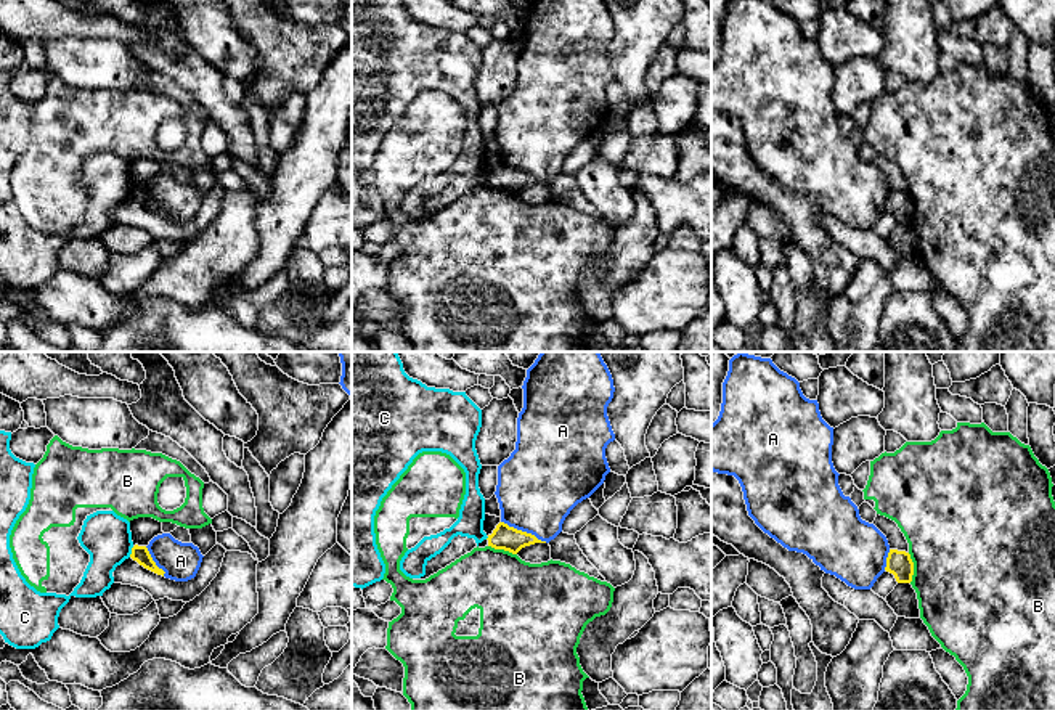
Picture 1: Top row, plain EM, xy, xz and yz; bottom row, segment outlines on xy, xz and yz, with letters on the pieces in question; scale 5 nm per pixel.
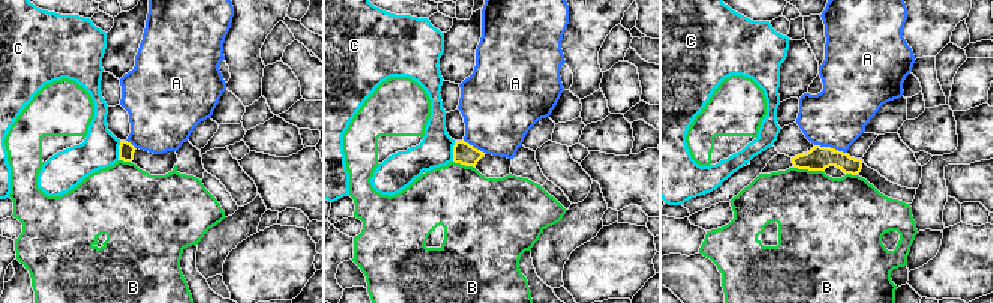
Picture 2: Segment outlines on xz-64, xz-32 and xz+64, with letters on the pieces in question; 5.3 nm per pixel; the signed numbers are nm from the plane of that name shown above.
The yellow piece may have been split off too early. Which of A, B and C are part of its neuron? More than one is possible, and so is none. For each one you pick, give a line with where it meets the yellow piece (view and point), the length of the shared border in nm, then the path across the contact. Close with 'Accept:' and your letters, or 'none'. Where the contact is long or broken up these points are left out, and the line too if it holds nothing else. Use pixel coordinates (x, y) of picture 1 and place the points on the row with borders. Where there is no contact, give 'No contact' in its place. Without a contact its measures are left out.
Accept: none

